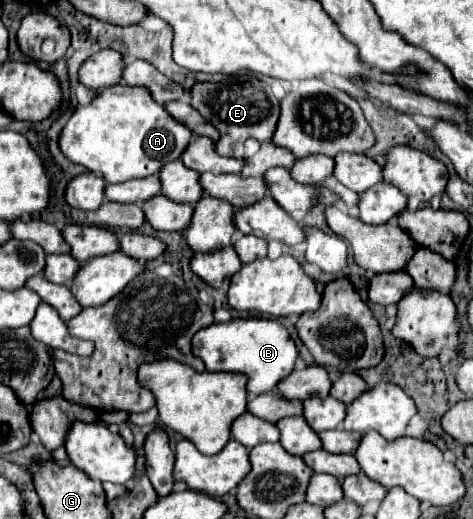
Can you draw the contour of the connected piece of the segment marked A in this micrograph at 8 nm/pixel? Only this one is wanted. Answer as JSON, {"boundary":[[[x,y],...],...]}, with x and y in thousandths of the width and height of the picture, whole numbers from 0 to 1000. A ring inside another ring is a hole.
{"boundary":[[[249,162],[228,173],[216,173],[207,189],[186,204],[161,208],[140,247],[131,250],[127,285],[144,308],[182,320],[199,335],[211,335],[228,355],[254,355],[279,343],[309,343],[334,335],[347,316],[385,301],[406,266],[410,254],[393,239],[368,231],[355,212],[321,189],[313,170],[279,170],[271,162]]]}

